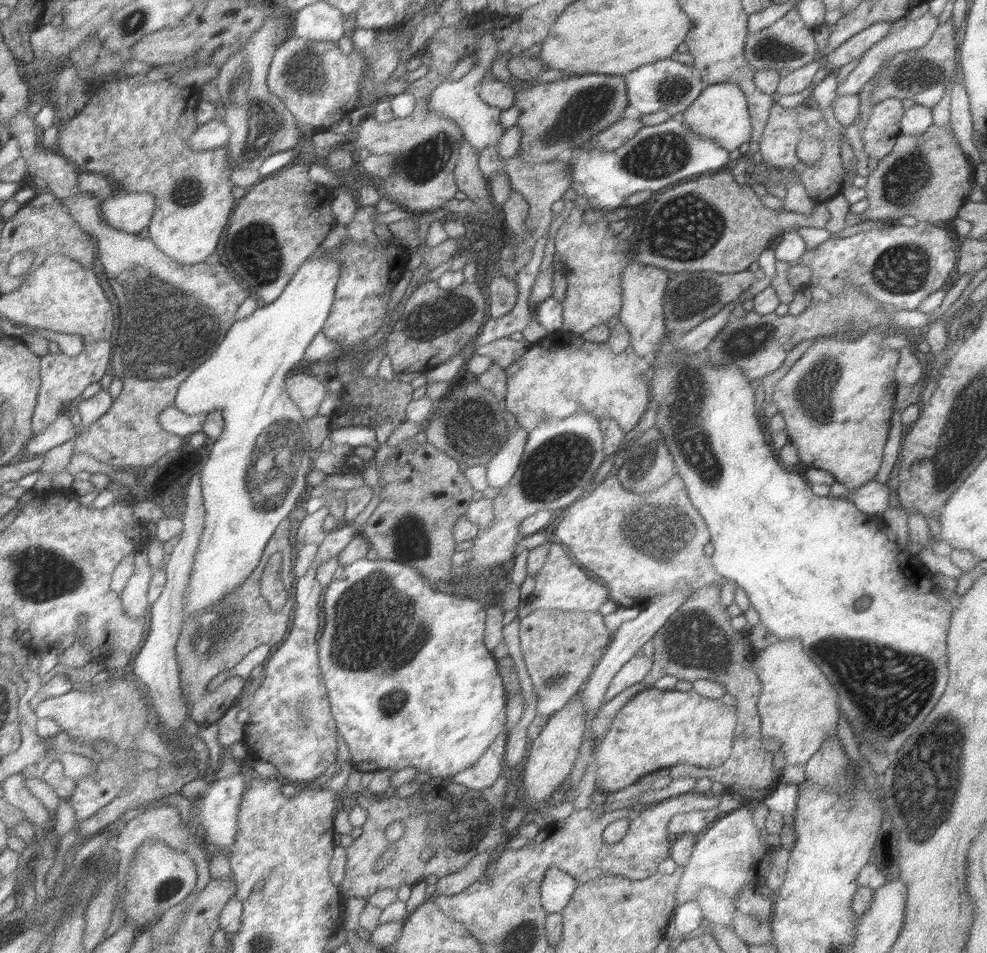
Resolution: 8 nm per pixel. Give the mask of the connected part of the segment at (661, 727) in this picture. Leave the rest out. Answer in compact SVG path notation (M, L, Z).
M659 688L643 690L619 712L613 728L609 730L607 738L603 740L603 744L599 748L599 756L595 756L597 764L599 764L597 790L615 794L619 790L639 784L645 776L653 774L655 770L673 768L677 764L691 764L697 768L717 768L733 752L735 726L737 726L737 710L735 708L721 704L721 700L709 700L701 694L697 694L693 688L687 692L659 690Z

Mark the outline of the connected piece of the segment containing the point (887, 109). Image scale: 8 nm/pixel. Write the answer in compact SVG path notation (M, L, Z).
M885 98L871 108L869 120L861 130L861 140L869 158L881 160L893 150L897 136L901 134L903 112L903 102L897 98Z

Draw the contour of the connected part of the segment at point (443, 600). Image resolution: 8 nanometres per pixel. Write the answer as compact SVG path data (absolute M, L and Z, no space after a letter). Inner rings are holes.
M363 558L343 570L325 594L325 630L319 646L339 734L349 746L357 772L411 766L417 772L429 772L431 778L447 780L473 768L493 742L509 732L509 690L499 660L485 646L487 628L487 606L435 590L421 568L399 560Z

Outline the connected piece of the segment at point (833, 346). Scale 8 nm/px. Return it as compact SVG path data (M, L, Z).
M867 330L843 340L839 336L817 338L813 340L813 346L797 358L793 368L773 388L773 402L777 406L777 412L785 418L789 442L795 444L799 462L803 462L807 468L831 472L835 480L847 488L845 496L861 490L861 486L875 480L881 466L883 446L889 438L891 418L895 412L897 382L893 374L899 362L899 350L883 350L881 342L893 334L897 336L897 332L889 330Z

